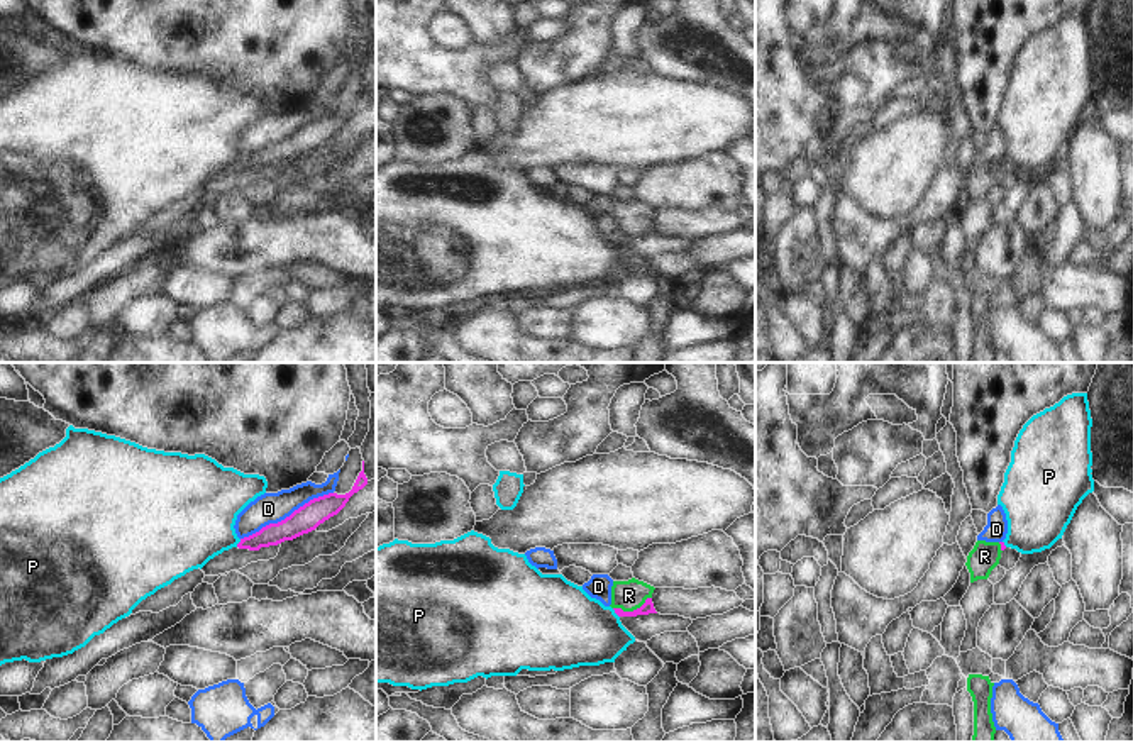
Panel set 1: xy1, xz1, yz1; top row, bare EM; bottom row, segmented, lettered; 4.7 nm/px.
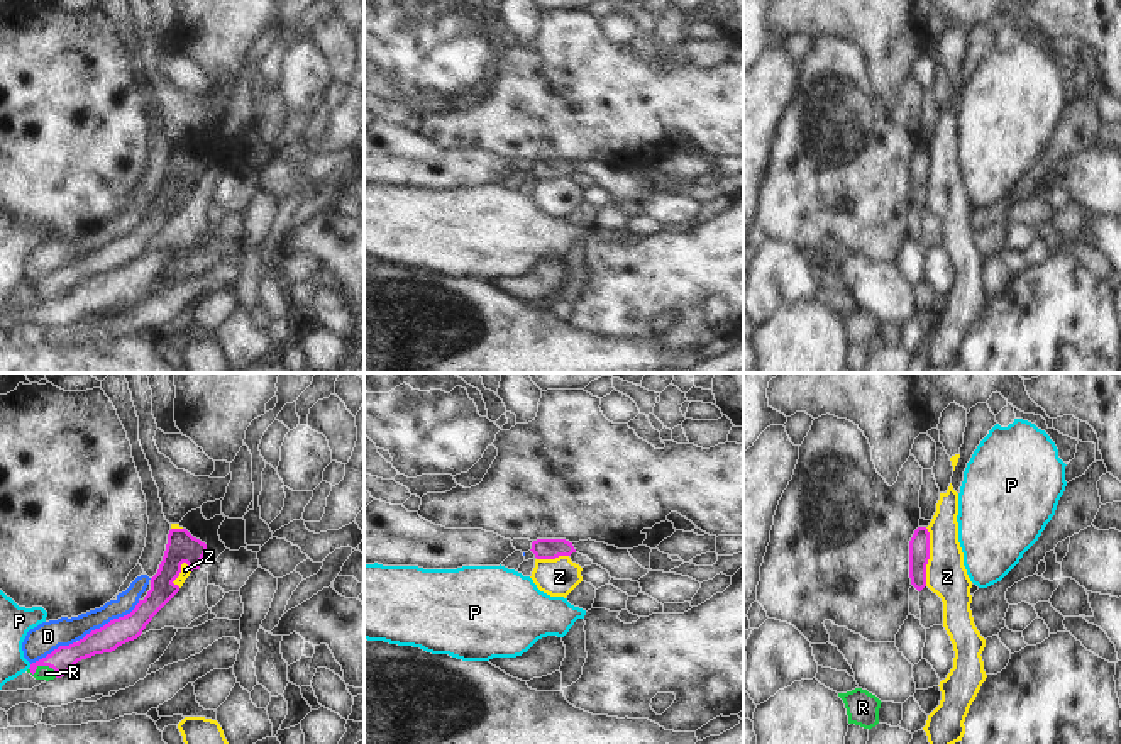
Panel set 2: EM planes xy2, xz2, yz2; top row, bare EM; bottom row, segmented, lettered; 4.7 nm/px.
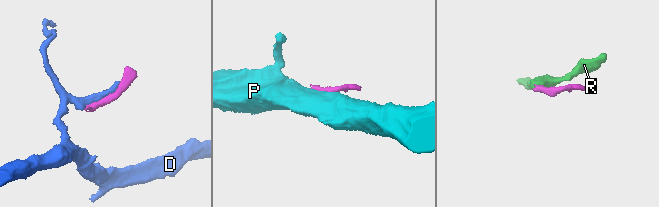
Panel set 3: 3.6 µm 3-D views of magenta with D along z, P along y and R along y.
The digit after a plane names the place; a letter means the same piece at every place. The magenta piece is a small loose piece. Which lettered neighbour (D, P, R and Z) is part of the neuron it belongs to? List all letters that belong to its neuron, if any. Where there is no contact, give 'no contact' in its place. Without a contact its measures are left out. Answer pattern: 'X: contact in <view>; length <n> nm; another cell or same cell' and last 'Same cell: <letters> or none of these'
D: contact in xy1; length 500 nm; another cell
P: contact in xz1; length 60 nm; another cell
R: contact in xz1; length 190 nm; same cell
Z: contact in yz2; length 280 nm; another cell
Same cell: R

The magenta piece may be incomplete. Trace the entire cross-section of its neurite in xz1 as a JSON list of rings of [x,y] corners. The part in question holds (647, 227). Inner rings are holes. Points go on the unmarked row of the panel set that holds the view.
[[[635,198],[628,202],[613,202],[610,227],[618,237],[657,234],[652,224],[654,210],[654,207]]]

